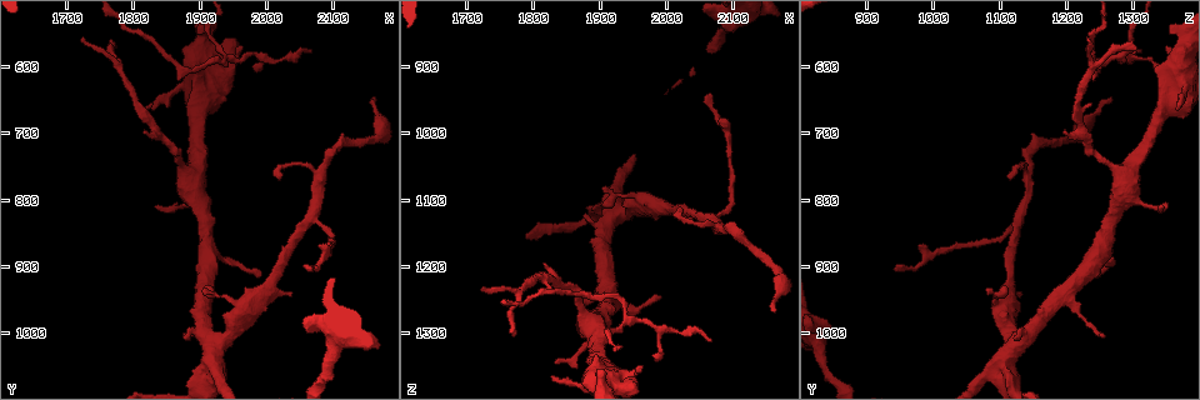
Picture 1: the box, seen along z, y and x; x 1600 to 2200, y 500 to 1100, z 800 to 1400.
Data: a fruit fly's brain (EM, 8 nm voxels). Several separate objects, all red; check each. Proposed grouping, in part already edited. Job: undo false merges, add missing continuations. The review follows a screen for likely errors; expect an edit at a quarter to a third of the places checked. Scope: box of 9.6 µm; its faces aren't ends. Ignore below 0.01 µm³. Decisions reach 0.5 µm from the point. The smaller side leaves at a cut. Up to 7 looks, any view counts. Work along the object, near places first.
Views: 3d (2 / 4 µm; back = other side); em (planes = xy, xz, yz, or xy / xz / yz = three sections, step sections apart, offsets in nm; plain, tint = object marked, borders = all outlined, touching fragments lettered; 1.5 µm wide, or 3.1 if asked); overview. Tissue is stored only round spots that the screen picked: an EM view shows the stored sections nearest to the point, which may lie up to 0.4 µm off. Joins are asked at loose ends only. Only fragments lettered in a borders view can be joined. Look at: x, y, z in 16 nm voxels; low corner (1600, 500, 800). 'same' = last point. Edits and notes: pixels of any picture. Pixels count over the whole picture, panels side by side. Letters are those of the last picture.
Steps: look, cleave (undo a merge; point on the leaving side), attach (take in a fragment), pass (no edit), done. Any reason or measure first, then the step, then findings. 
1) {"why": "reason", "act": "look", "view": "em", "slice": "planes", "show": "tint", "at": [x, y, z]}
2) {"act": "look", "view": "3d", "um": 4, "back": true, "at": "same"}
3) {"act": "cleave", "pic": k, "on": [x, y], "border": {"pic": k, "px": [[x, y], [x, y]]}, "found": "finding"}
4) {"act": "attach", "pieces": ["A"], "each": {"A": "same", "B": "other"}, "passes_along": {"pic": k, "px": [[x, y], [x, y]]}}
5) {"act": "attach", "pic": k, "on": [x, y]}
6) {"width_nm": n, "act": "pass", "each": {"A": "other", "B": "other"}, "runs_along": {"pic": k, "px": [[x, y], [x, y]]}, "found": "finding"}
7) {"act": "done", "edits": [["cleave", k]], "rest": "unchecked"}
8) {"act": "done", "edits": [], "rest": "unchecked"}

{"why": "an open end", "act": "look", "view": "3d", "um": 2, "back": true, "at": [2035, 945, 1130]}

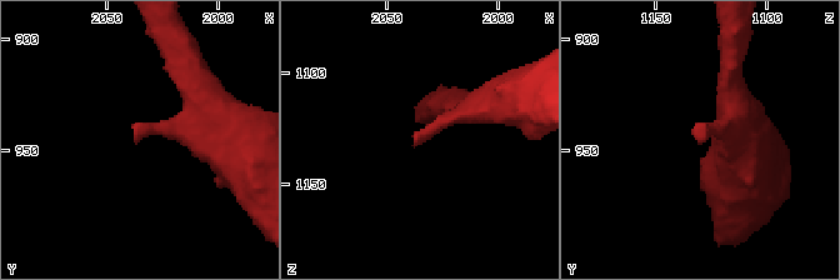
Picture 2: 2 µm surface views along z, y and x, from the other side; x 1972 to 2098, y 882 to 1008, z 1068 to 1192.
{"why": "shape alone is not enough", "act": "look", "view": "em", "slice": "planes", "show": "borders", "at": [2036, 946, 1132]}

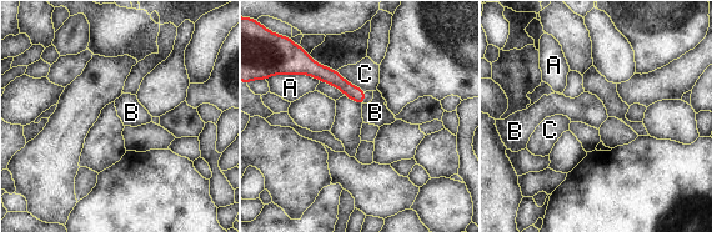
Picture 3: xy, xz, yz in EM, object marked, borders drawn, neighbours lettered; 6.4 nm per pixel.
{"act": "pass", "each": {"A": "other", "B": "other", "C": "other"}, "border": {"pic": 3, "px": [[336, 70], [365, 91]]}, "found": "none of them fits"}

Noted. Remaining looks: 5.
{"why": "an open end", "act": "look", "view": "em", "slice": "xz", "step": 4, "show": "tint", "at": [1770, 575, 1300]}

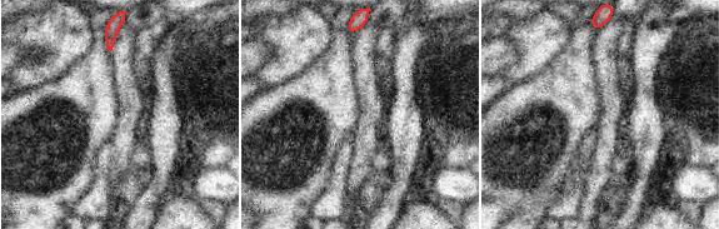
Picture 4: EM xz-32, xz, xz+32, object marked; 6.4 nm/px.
{"why": "cut it another way", "act": "look", "view": "em", "slice": "planes", "show": "borders", "at": "same"}

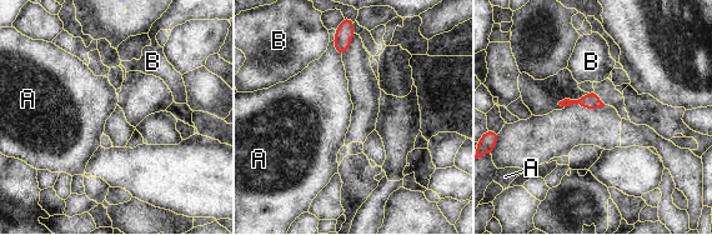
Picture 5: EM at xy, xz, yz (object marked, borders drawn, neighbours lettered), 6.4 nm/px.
{"act": "pass", "each": {"A": "other", "B": "other"}, "found": "none of them fits"}

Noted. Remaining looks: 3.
{"why": "calibre changes", "act": "look", "view": "3d", "um": 2, "at": [1875, 810, 1325]}

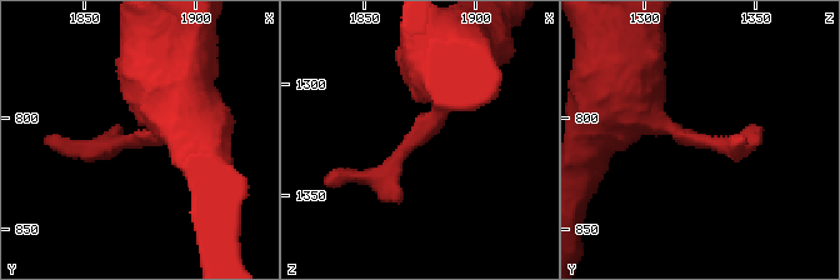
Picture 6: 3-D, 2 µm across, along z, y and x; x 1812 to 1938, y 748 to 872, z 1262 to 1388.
{"act": "look", "view": "em", "slice": "planes", "show": "plain", "at": [1874, 811, 1323]}

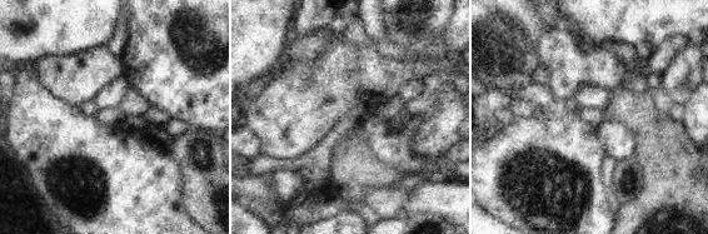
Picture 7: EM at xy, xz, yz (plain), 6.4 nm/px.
{"why": "what lies round it", "act": "look", "view": "em", "slice": "planes", "show": "borders", "at": "same"}

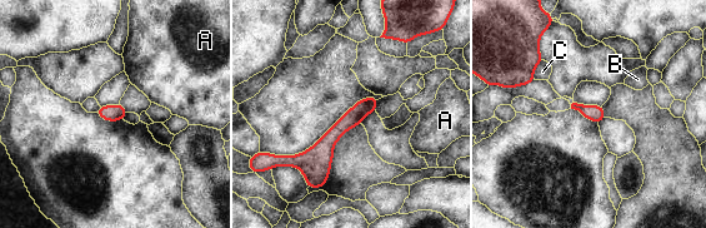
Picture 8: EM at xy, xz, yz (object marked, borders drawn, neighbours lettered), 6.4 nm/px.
{"act": "pass", "each": {"A": "other", "B": "other", "C": "other"}, "runs_along": {"pic": 8, "px": [[374, 99], [328, 140], [313, 179]]}, "found": "continuous, no second neuron"}

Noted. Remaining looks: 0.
{"act": "done", "edits": [], "rest": "unchecked"}

